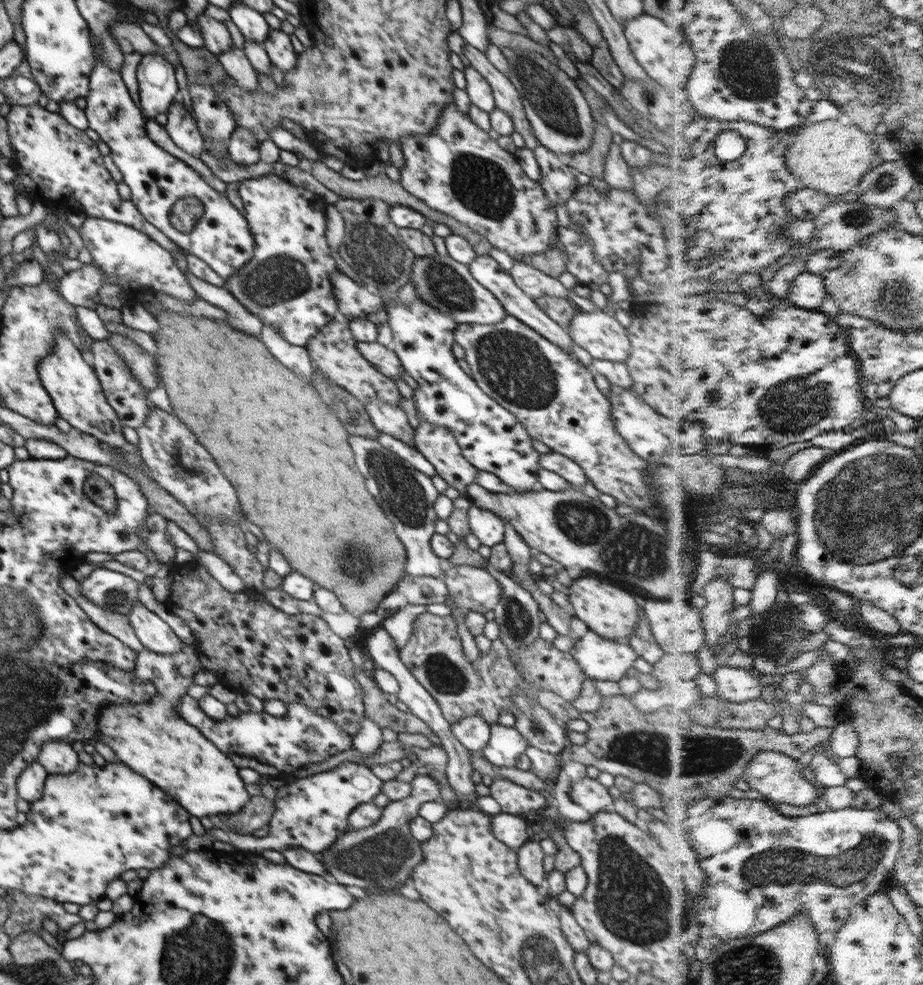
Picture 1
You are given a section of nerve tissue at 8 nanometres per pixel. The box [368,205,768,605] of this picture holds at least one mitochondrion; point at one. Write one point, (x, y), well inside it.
(639, 549)

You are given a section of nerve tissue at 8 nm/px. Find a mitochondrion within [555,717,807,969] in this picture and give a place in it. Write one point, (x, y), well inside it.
(632, 901)

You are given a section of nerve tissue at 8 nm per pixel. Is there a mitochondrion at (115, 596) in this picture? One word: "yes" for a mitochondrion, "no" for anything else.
yes

